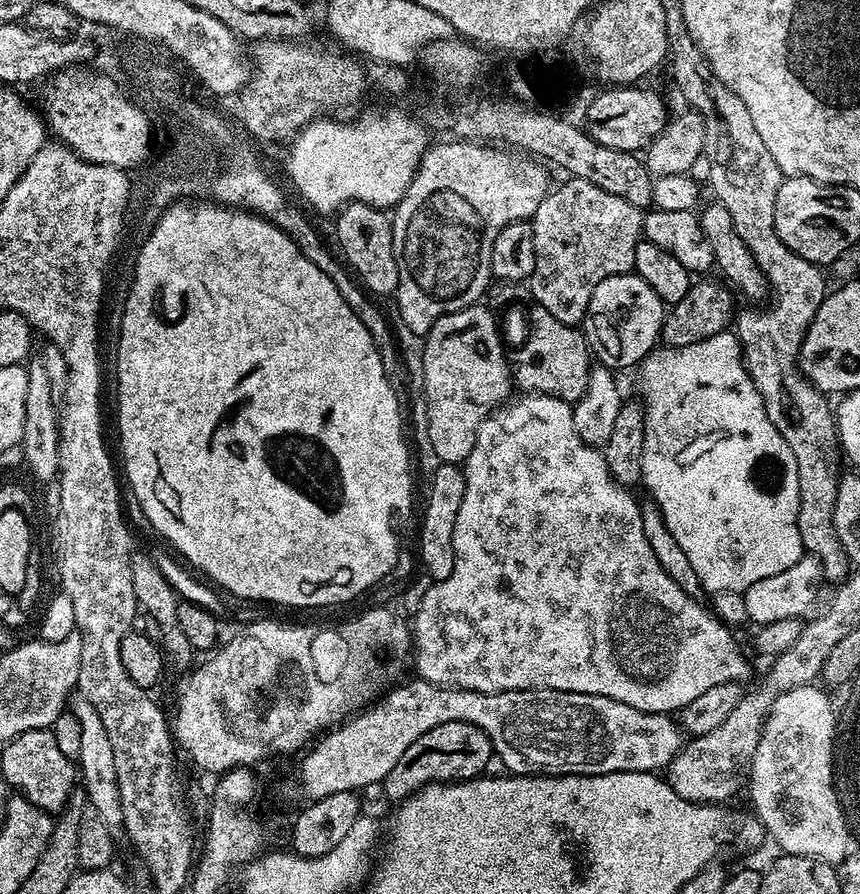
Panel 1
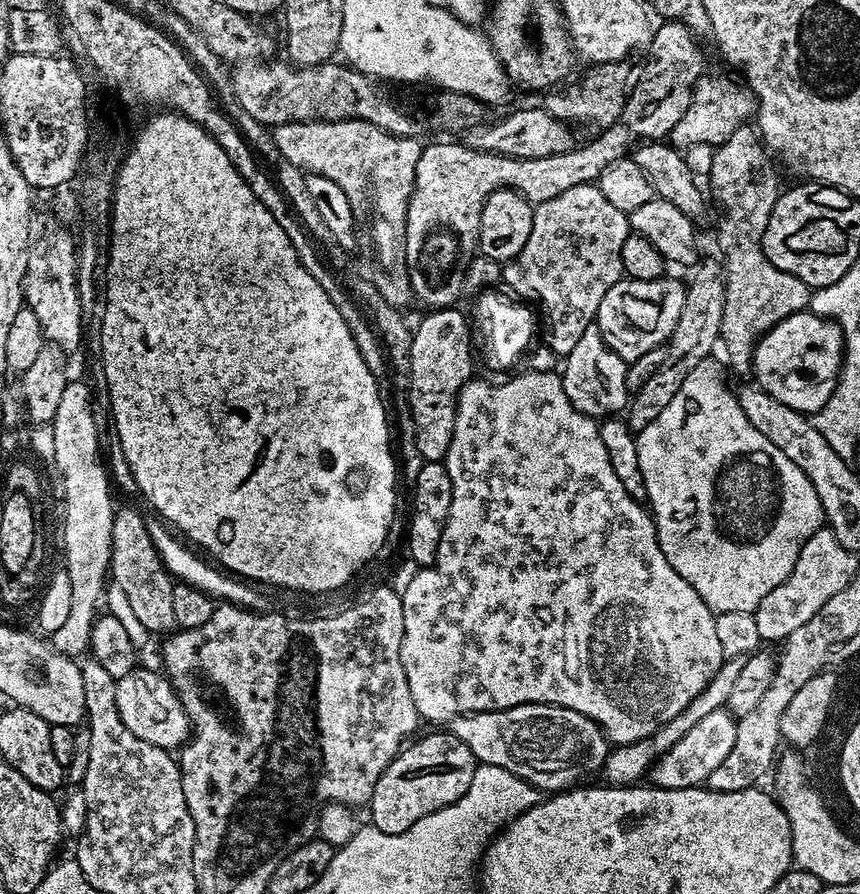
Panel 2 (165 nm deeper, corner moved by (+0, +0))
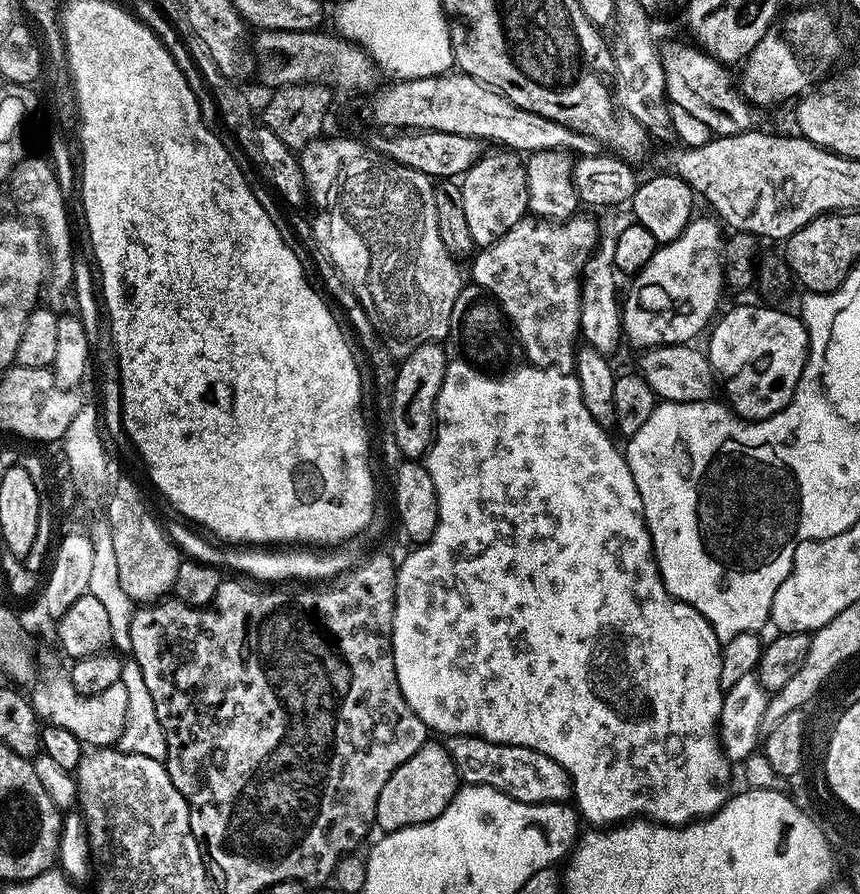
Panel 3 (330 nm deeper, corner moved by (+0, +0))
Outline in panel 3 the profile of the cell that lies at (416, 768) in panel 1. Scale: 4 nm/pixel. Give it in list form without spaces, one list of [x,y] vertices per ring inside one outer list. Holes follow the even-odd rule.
[[[426,742],[410,758],[406,758],[406,762],[402,762],[402,766],[390,774],[390,782],[382,786],[382,794],[378,794],[375,822],[375,827],[381,828],[381,833],[397,832],[409,828],[411,824],[430,822],[438,818],[438,814],[442,814],[442,810],[446,810],[456,796],[462,781],[456,772],[455,762],[443,743],[432,743]]]

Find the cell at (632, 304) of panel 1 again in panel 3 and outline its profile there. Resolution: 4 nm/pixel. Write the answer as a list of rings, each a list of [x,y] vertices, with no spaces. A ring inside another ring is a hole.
[[[708,216],[702,217],[700,224],[699,220],[688,224],[684,233],[668,244],[659,245],[654,258],[650,258],[650,262],[646,262],[646,266],[631,281],[632,289],[629,290],[628,297],[623,297],[622,300],[622,332],[627,343],[629,340],[630,343],[637,344],[637,349],[647,350],[658,348],[662,344],[686,344],[695,341],[695,336],[704,327],[705,331],[717,315],[716,307],[720,304],[720,295],[726,292],[722,255],[726,236],[725,233],[720,233],[721,221]]]

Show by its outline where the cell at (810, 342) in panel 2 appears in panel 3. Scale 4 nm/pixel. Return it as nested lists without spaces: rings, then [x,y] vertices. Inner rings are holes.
[[[740,304],[722,316],[711,325],[712,337],[708,340],[706,355],[722,385],[722,392],[728,395],[728,407],[741,420],[765,420],[778,414],[796,395],[796,387],[804,373],[808,361],[808,327],[799,315],[791,316],[780,308],[759,308],[756,304]]]

